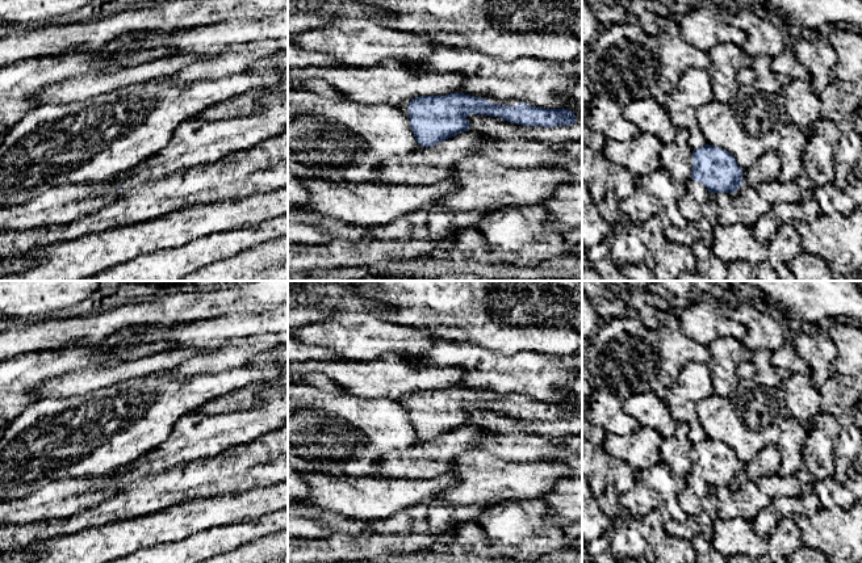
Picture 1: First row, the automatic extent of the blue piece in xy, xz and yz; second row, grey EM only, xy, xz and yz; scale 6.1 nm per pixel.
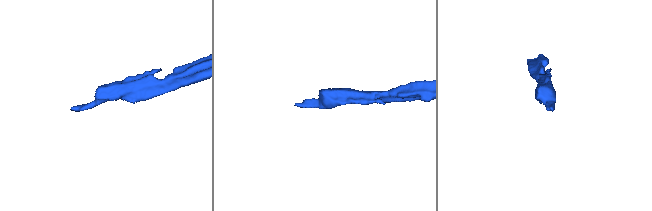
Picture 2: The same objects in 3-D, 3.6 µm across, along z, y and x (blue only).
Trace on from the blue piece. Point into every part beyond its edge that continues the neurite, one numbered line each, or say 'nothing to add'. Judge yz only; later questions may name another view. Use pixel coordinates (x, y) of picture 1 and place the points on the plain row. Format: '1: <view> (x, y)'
1: yz (690, 499)

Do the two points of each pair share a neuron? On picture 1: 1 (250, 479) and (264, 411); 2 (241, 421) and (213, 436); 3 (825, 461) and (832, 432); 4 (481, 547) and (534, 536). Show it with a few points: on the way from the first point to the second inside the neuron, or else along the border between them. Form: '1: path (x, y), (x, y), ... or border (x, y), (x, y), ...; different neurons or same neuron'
1: border (273, 431), (259, 438); different neurons
2: path (234, 428), (220, 431); same neuron
3: path (825, 454), (825, 438); same neuron
4: path (494, 536), (521, 536); same neuron

